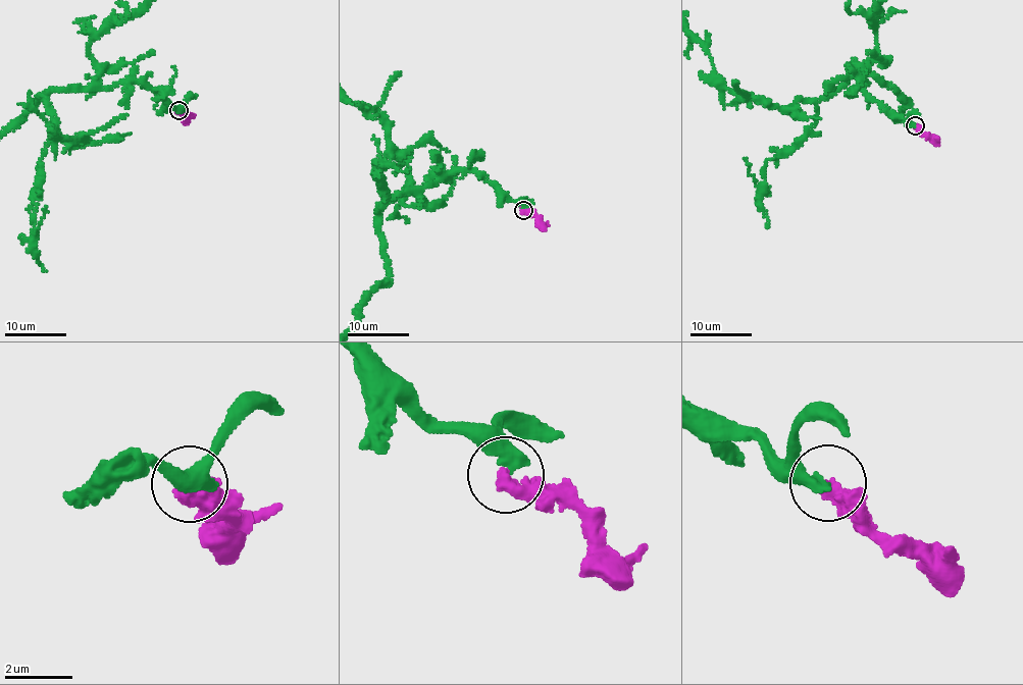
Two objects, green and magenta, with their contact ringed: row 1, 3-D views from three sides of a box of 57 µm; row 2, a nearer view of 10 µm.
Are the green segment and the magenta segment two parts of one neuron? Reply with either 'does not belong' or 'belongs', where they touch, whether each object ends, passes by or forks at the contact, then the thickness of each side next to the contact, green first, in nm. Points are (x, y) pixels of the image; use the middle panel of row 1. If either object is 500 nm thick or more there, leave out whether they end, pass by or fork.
belongs | (523, 210) | green ends | magenta ends | 380/460 nm

